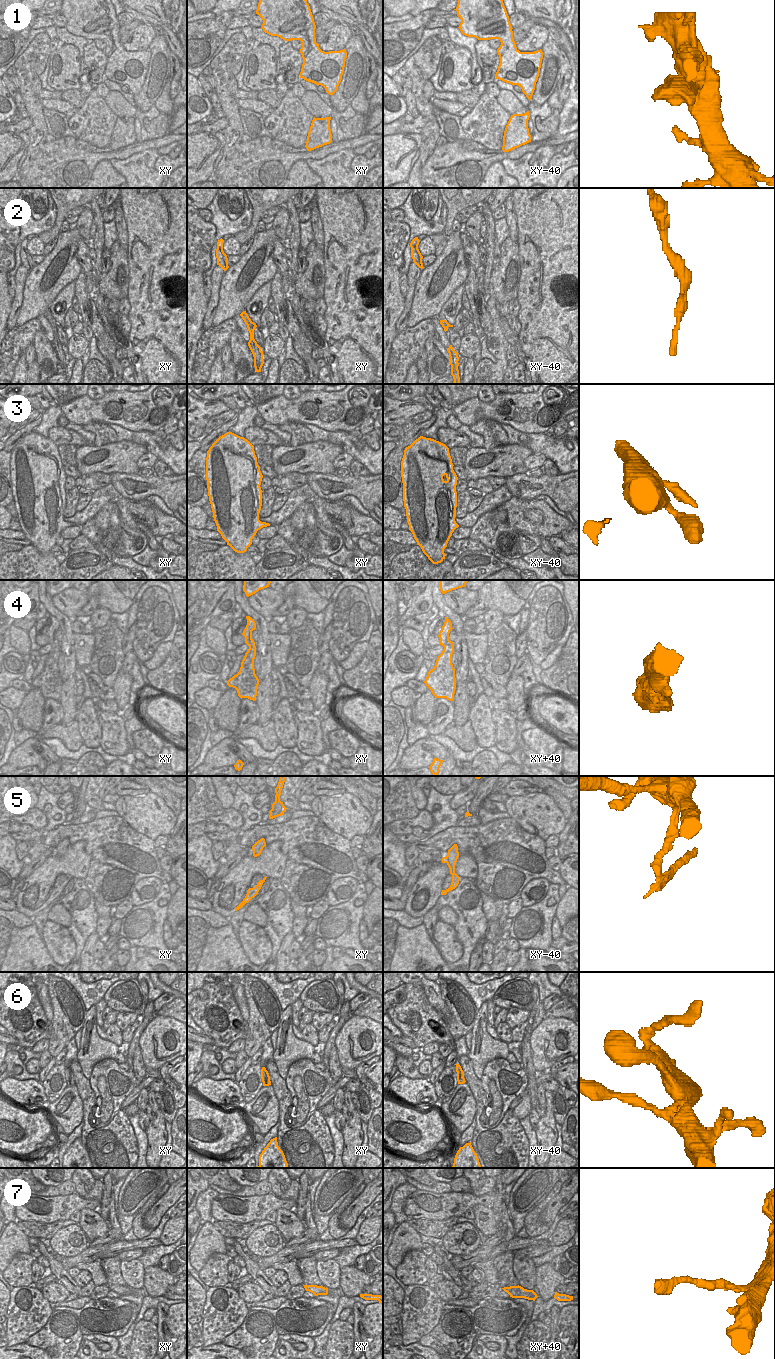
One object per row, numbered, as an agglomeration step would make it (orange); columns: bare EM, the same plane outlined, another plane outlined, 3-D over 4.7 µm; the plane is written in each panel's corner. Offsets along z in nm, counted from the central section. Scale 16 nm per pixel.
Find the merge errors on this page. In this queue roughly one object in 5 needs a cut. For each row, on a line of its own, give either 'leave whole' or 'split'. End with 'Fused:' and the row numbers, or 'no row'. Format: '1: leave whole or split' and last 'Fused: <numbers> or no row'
1: leave whole
2: leave whole
3: leave whole
4: leave whole
5: split
6: leave whole
7: leave whole
Fused: 5

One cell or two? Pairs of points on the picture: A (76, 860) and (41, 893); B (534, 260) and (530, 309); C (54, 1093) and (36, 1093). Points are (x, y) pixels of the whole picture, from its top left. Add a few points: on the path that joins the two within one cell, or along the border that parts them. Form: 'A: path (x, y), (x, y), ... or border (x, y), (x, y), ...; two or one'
A: path (65, 864), (60, 865), (43, 882); one
B: path (535, 272), (533, 281), (535, 283), (535, 297); one
C: border (41, 1083), (48, 1102); two

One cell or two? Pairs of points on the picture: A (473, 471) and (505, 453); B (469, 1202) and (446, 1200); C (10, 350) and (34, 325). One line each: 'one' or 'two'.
A: one
B: one
C: one

